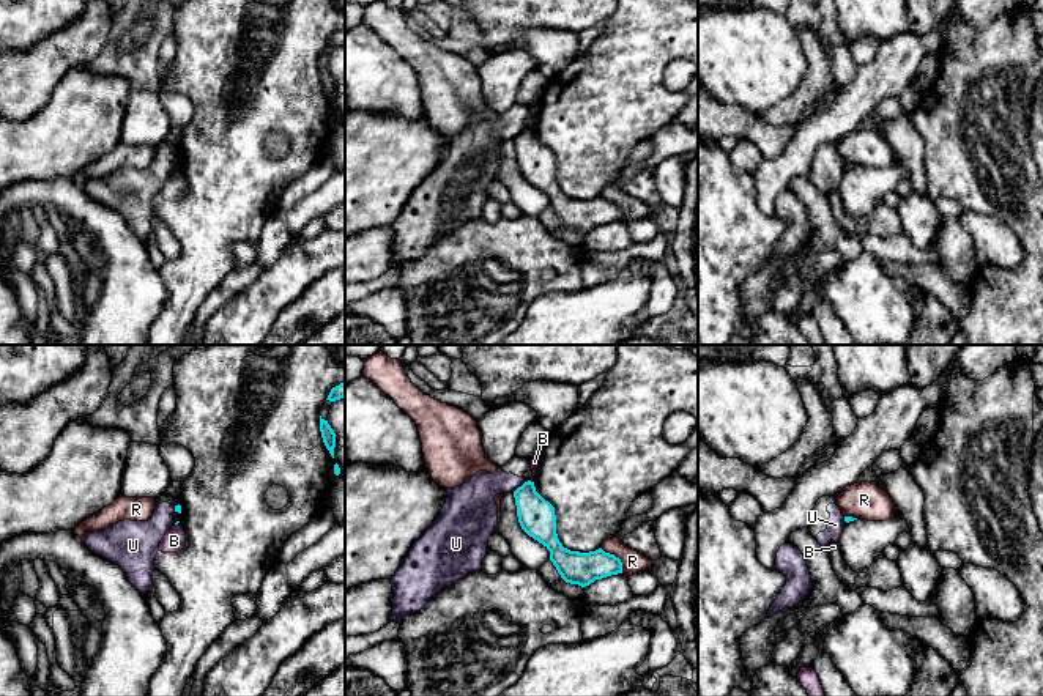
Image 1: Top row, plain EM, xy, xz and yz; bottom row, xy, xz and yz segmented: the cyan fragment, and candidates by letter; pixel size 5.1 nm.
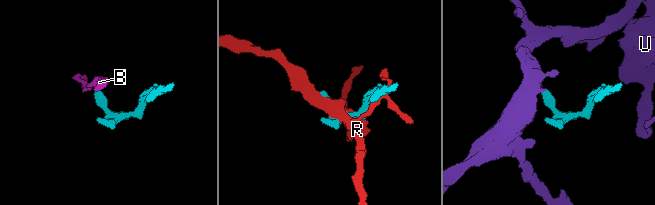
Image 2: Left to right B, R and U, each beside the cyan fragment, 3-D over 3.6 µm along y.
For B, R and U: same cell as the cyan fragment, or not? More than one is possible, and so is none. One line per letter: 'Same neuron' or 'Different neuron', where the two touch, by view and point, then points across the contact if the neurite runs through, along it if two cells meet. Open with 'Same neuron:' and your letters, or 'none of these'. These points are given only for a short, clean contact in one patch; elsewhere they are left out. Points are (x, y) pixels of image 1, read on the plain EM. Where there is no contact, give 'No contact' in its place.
Same neuron: none of these
B: Different neuron. Touches cyan at xy (177, 170). Boundary: xy (178, 169), (175, 172)
R: Different neuron. Touches cyan at xz (618, 205)
U: Different neuron. Touches cyan at xz (519, 134). Boundary: xz (525, 128), (512, 139)

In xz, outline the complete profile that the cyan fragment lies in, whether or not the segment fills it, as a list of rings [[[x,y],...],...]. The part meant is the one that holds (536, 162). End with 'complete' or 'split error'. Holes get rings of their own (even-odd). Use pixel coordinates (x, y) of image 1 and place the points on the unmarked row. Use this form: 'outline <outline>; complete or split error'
outline [[[528,128],[514,139],[522,176],[550,198],[550,208],[566,230],[589,233],[596,227],[622,220],[622,209],[602,195],[589,200],[570,198],[556,181],[555,154]]]; complete

